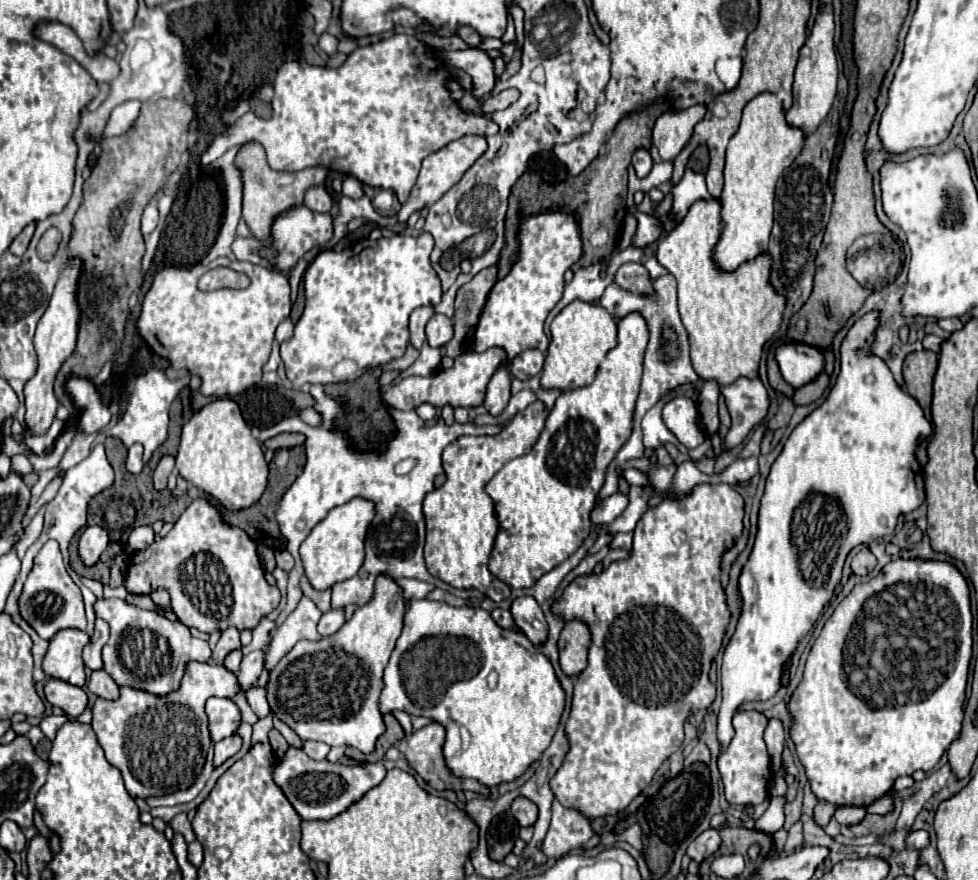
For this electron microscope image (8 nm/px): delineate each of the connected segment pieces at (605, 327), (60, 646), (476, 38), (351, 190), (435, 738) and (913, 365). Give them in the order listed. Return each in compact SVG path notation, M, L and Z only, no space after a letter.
M570 302L550 324L552 342L548 346L548 356L542 370L542 386L544 388L560 388L560 390L574 390L592 382L594 372L598 370L600 362L618 344L616 320L598 306L596 302Z
M60 630L58 634L54 634L42 662L44 674L70 682L74 686L84 686L86 674L82 648L88 640L88 634L82 630Z
M460 26L460 28L456 30L456 34L458 34L468 46L472 46L472 48L474 48L474 46L480 46L480 42L484 40L484 38L482 38L474 28L470 28L470 26Z
M346 176L344 184L342 184L342 194L348 196L348 198L352 198L352 200L362 198L362 194L364 194L362 192L362 182L356 180L356 178L352 178L352 176Z
M430 722L428 726L420 728L420 730L414 732L412 736L404 738L404 740L398 744L398 748L400 748L400 752L404 754L404 758L408 760L408 764L410 764L432 788L436 788L436 790L446 790L446 788L452 788L452 790L474 790L474 792L478 792L478 794L490 796L490 788L484 786L484 784L480 784L478 780L466 778L466 784L462 784L464 778L458 778L458 776L452 774L452 770L446 766L446 760L444 760L444 754L442 754L444 738L446 738L446 728L444 728L442 724L438 724L438 722Z
M930 350L912 352L904 360L904 382L910 396L918 400L926 418L930 420L930 404L932 404L932 378L936 372L938 354Z

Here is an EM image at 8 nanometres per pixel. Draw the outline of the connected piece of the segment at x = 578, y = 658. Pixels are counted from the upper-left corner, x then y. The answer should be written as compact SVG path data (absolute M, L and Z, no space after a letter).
M570 620L564 624L558 640L560 666L566 674L576 676L586 668L586 656L592 644L590 628L582 620Z

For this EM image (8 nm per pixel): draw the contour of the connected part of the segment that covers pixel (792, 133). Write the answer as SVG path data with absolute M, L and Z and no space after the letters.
M762 92L746 104L740 128L726 148L726 182L720 196L724 232L714 248L714 260L722 270L734 270L742 262L766 250L774 220L776 182L802 152L804 140L804 130L786 122L786 110L776 94Z

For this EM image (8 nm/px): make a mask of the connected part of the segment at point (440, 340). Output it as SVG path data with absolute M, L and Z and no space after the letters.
M434 314L426 324L426 338L430 346L442 348L452 340L452 320L444 314Z

